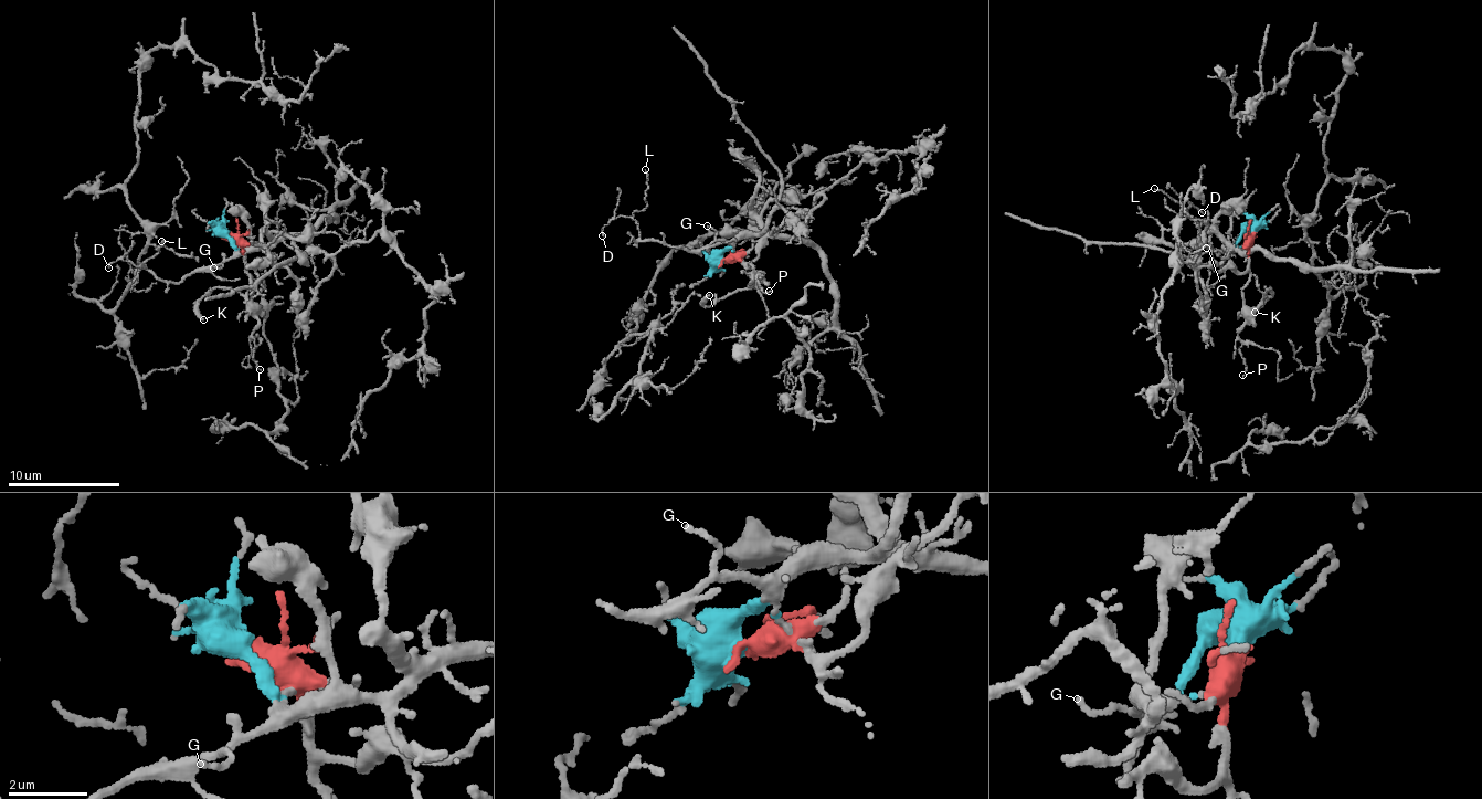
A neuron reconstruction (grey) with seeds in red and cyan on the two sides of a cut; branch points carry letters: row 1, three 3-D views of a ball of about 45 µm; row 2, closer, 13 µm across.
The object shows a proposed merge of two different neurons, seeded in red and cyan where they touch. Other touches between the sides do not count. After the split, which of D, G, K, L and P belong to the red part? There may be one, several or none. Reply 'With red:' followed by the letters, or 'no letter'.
With red: K, P

